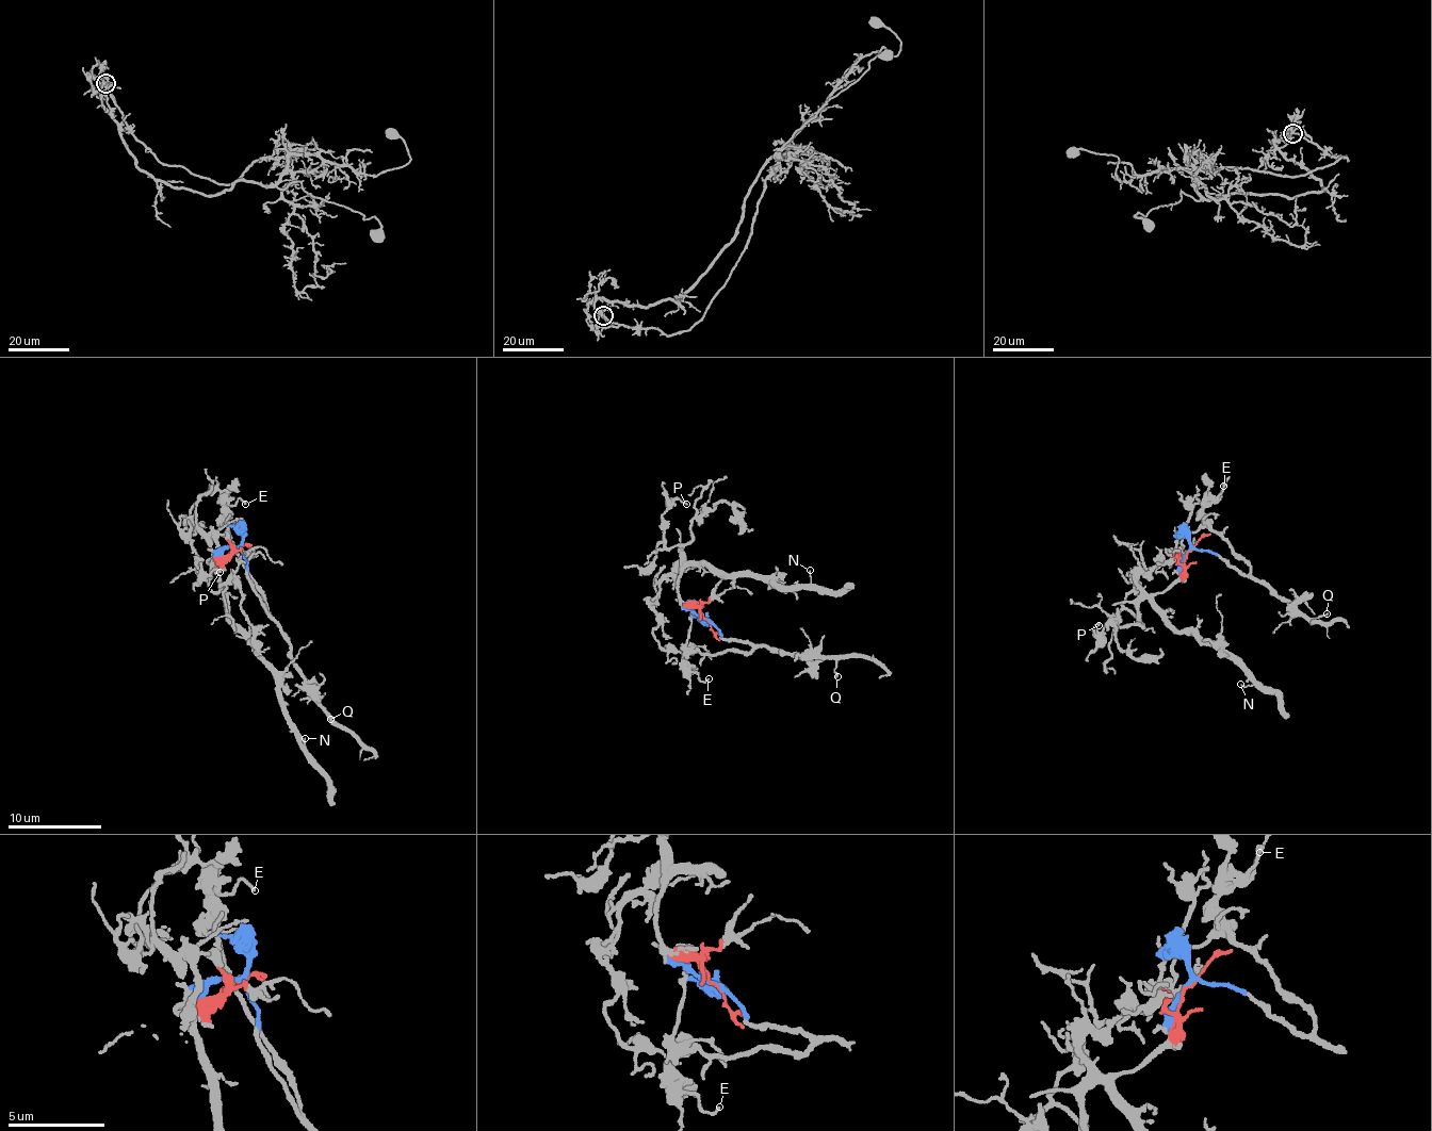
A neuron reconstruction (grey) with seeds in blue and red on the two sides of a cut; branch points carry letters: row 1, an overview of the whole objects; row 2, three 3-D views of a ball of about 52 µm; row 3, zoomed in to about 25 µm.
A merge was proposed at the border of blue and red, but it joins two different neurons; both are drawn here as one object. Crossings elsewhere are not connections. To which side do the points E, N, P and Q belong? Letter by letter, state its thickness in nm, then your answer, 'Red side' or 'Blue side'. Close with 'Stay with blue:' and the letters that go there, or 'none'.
E: Thickness 120 nm. Blue side
N: Thickness 100 nm. Red side
P: Thickness 140 nm. Red side
Q: Thickness 120 nm. Blue side
Stay with blue: E, Q

